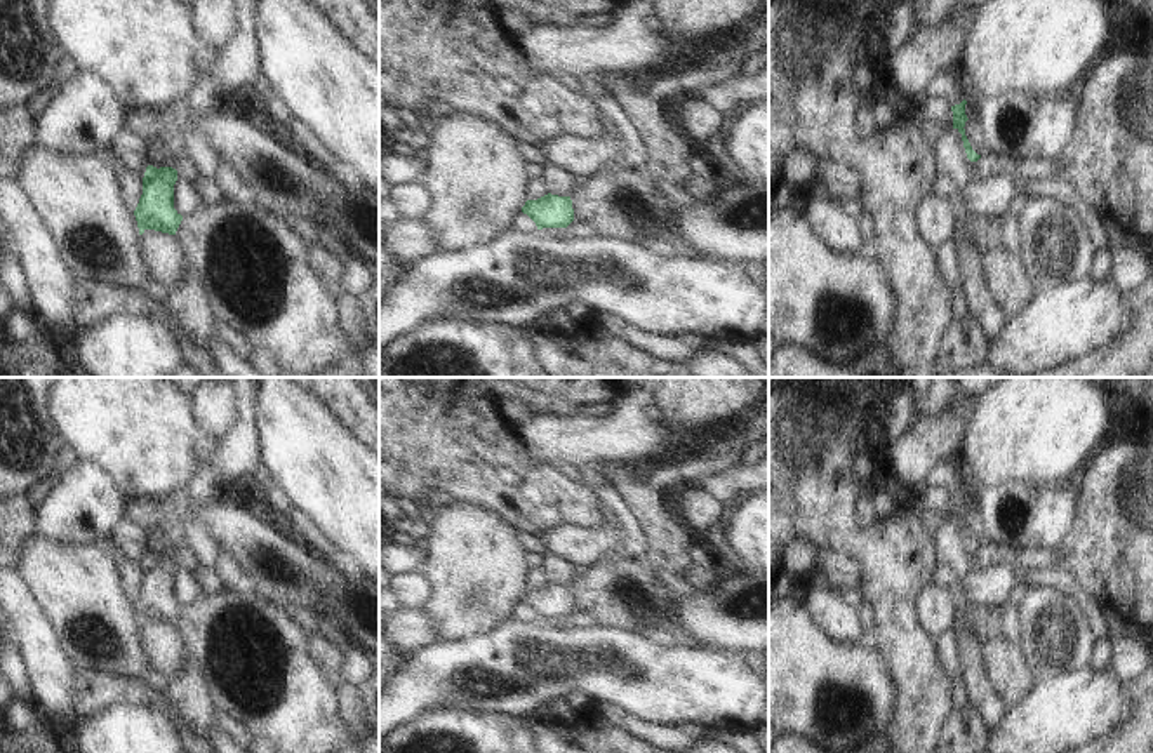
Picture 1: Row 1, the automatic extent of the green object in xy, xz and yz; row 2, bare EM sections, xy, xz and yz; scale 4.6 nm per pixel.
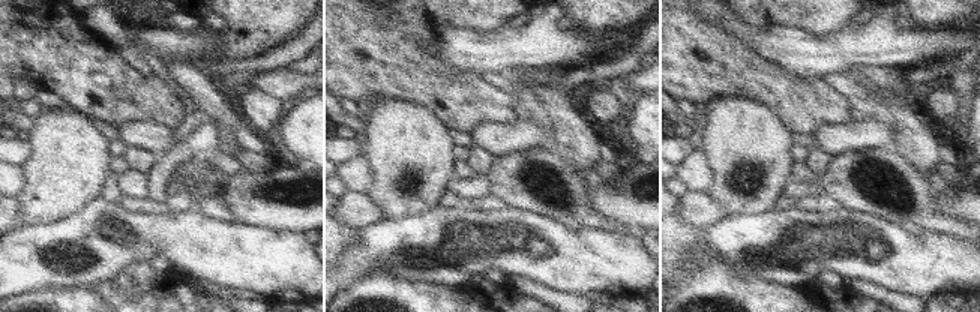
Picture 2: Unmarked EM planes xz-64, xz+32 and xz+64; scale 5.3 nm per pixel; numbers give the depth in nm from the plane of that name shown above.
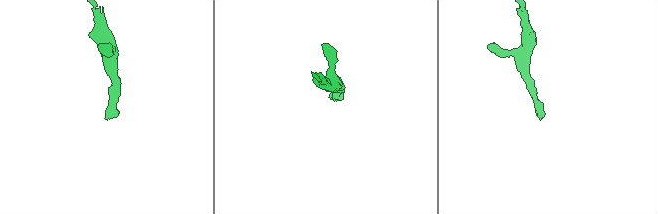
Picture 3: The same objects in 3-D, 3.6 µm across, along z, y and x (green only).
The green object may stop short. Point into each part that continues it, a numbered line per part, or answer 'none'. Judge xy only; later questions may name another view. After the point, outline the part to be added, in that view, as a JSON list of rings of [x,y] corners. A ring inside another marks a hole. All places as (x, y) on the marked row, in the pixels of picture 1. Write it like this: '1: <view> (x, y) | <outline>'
none

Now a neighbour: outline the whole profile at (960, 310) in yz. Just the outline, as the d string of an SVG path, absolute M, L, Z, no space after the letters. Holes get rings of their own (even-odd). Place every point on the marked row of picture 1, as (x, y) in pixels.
M958 289L953 294L953 320L956 323L962 323L969 318L970 318L970 310L967 306L967 296L965 296L963 289Z

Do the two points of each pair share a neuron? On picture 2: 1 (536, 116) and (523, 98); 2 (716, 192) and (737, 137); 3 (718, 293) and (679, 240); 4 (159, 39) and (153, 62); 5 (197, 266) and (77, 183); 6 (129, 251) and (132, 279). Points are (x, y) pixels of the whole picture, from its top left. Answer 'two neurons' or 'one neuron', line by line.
1: one neuron
2: one neuron
3: one neuron
4: two neurons
5: two neurons
6: two neurons

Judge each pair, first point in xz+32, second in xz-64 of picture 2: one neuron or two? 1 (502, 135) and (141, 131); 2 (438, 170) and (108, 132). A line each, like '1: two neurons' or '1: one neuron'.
1: one neuron
2: two neurons

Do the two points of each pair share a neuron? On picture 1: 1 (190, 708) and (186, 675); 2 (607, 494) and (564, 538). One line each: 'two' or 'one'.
1: one
2: two

